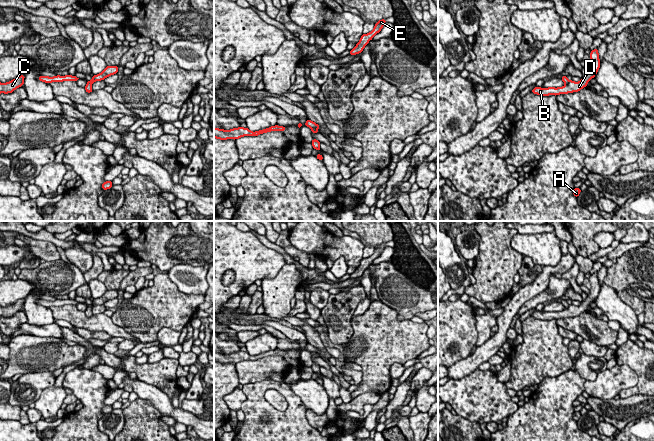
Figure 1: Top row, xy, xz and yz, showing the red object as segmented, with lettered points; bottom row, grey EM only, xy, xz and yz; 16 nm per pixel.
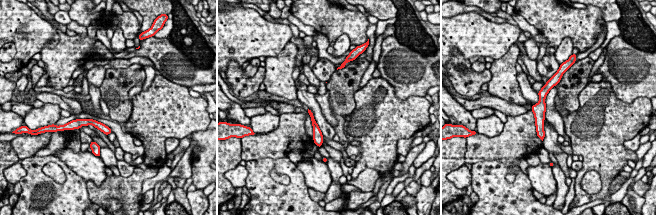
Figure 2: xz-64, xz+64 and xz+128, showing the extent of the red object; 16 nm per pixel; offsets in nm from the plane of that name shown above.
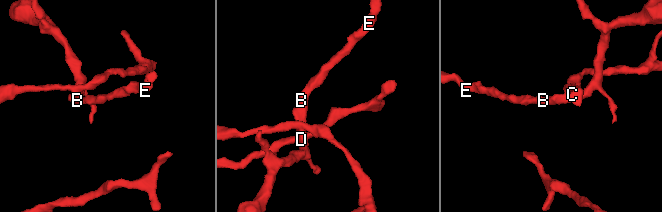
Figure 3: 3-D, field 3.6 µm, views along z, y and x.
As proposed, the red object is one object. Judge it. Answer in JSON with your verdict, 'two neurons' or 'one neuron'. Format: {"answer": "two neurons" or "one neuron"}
{"answer": "two neurons"}

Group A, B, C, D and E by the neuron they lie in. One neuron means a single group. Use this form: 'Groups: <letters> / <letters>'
Groups: A C / B D E

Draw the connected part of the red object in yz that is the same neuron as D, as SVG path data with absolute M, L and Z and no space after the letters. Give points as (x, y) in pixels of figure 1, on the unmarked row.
M598 272L591 275L590 282L591 282L590 294L587 296L586 300L583 301L579 306L574 306L570 304L568 308L558 312L554 311L540 312L536 310L534 313L531 314L531 316L541 320L548 320L548 319L557 320L559 318L578 316L582 312L587 311L587 307L590 305L591 302L595 302L595 299L600 292L601 286L599 284Z

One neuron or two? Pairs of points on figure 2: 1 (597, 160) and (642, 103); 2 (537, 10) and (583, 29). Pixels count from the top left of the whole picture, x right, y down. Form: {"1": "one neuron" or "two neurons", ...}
{"1": "one neuron", "2": "one neuron"}

